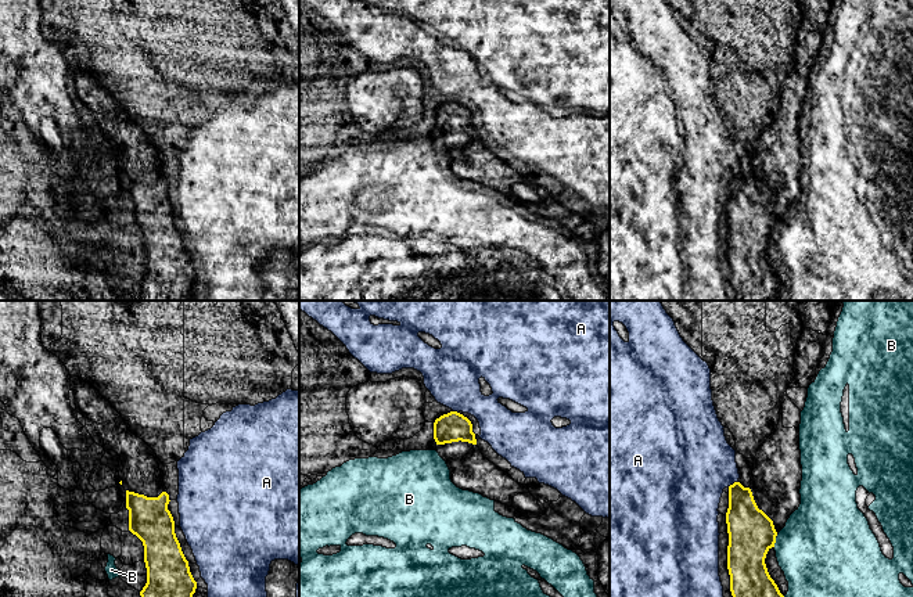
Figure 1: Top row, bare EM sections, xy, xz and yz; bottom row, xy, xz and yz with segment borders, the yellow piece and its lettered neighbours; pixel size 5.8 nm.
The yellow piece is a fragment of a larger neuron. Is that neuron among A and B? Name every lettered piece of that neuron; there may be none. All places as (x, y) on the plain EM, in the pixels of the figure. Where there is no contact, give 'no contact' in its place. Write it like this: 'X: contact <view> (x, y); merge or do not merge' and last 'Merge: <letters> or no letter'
A: contact yz (734, 172); do not merge
B: contact yz (775, 232); do not merge
Merge: no letter

